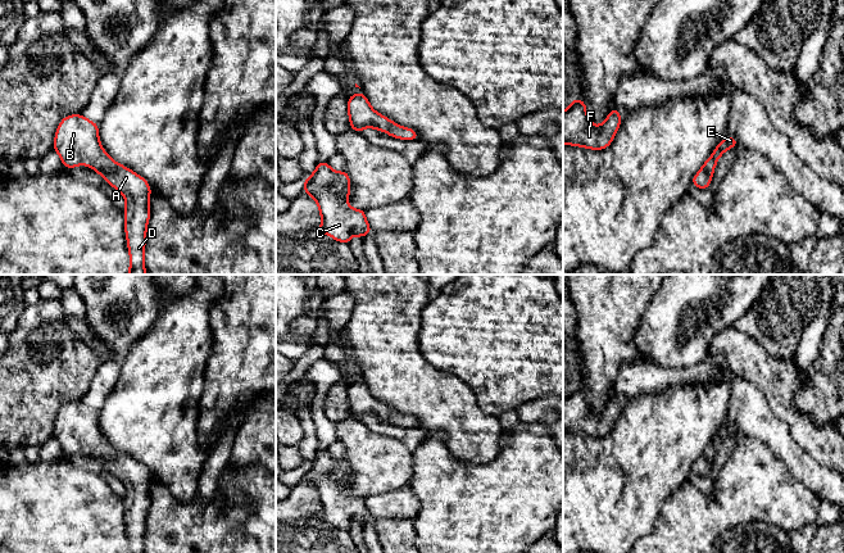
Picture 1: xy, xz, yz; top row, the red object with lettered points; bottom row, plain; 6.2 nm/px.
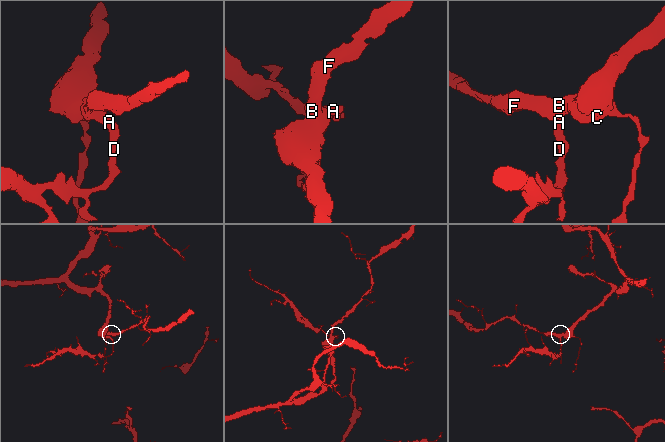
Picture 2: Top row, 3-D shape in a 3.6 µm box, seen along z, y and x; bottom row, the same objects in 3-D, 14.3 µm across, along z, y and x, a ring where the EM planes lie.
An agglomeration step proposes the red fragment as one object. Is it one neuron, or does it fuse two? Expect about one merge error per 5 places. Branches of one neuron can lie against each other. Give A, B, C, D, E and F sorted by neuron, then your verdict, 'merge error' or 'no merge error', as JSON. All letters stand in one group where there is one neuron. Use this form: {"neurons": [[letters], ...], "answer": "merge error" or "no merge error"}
{"neurons": [["A", "B", "C", "D", "E", "F"]], "answer": "no merge error"}

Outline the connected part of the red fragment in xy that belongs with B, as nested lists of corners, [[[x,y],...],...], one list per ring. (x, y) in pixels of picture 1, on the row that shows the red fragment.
[[[82,114],[67,115],[60,121],[53,148],[65,168],[72,169],[85,164],[95,169],[124,196],[124,231],[130,251],[128,275],[146,275],[144,254],[151,194],[148,181],[118,164],[105,153],[99,140],[99,124]]]

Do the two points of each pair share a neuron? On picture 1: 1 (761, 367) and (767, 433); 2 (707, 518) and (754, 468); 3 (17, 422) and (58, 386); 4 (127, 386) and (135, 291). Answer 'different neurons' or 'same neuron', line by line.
1: different neurons
2: same neuron
3: same neuron
4: different neurons

